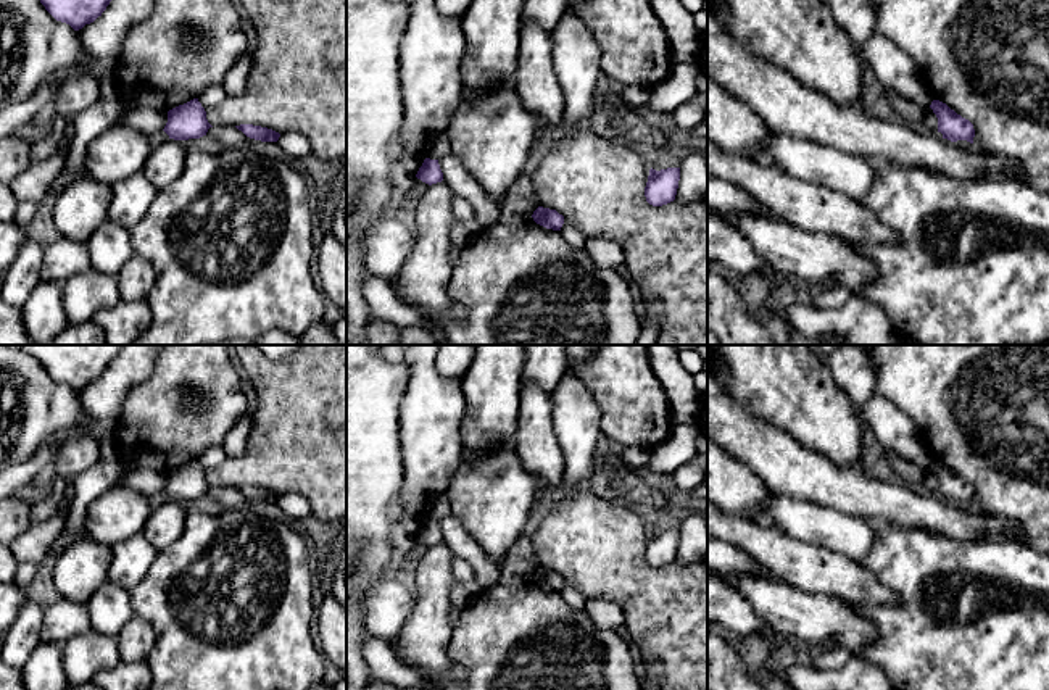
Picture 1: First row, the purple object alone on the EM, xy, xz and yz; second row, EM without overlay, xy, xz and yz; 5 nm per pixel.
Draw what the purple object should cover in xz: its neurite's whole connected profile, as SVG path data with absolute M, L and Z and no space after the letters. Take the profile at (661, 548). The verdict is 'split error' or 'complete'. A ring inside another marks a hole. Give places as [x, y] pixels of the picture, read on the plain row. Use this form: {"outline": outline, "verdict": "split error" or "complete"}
{"outline": "M680 529L649 530L645 548L646 563L653 567L662 567L675 561L680 542Z", "verdict": "complete"}

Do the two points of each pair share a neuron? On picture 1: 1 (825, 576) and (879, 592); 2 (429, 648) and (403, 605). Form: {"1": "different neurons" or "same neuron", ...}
{"1": "same neuron", "2": "different neurons"}

